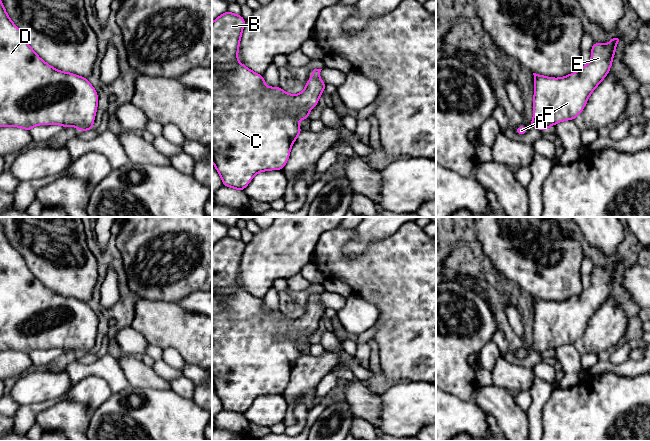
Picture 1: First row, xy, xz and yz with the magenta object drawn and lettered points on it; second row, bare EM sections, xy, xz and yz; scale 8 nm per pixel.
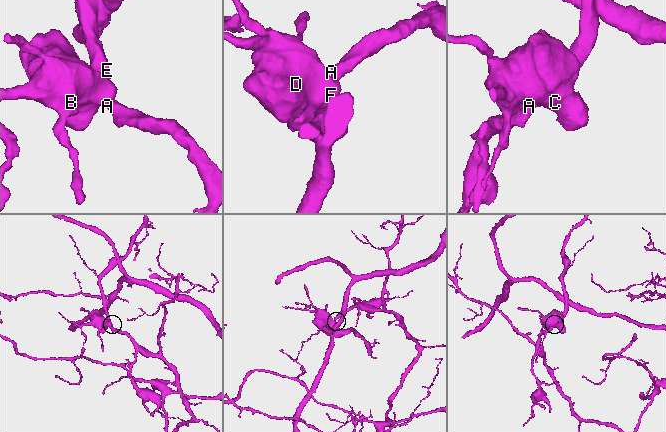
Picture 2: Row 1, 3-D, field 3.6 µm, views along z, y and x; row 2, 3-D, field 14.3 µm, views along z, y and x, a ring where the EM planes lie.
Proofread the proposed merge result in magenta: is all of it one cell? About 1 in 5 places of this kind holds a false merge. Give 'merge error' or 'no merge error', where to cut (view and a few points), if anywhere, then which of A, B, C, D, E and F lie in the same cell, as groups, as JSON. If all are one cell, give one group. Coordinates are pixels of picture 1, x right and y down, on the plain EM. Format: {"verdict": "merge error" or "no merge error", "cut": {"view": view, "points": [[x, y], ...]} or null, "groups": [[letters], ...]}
{"verdict": "no merge error", "cut": null, "groups": [["A", "B", "C", "D", "E", "F"]]}

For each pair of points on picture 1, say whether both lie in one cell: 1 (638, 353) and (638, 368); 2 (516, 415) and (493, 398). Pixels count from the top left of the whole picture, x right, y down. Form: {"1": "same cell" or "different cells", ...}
{"1": "different cells", "2": "same cell"}

